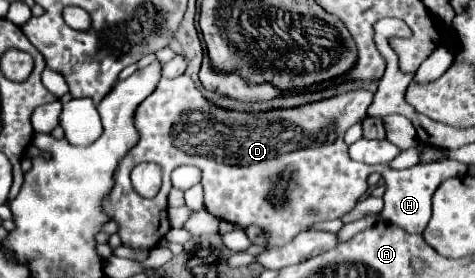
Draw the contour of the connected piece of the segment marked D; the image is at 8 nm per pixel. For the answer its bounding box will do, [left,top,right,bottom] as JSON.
[101,74,377,252]

